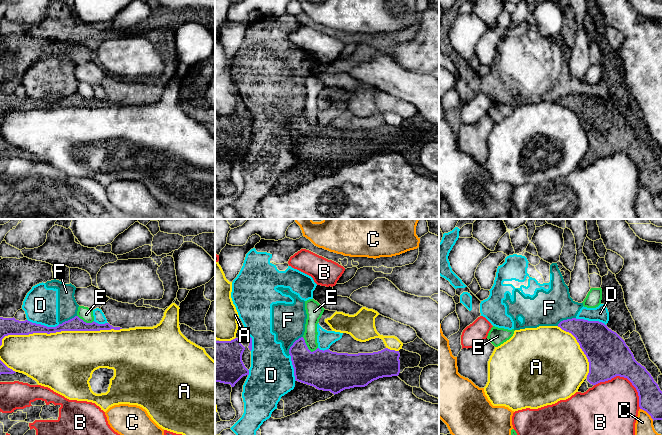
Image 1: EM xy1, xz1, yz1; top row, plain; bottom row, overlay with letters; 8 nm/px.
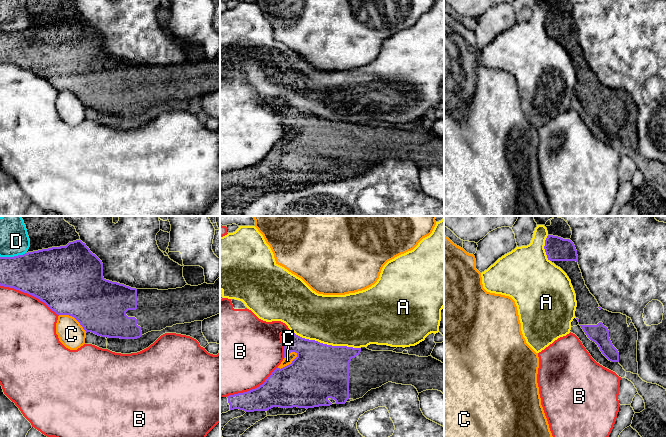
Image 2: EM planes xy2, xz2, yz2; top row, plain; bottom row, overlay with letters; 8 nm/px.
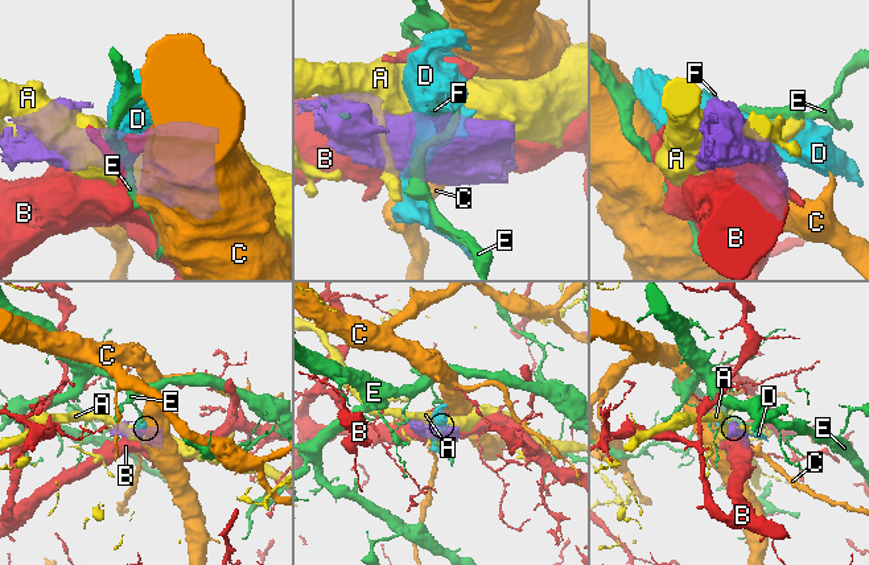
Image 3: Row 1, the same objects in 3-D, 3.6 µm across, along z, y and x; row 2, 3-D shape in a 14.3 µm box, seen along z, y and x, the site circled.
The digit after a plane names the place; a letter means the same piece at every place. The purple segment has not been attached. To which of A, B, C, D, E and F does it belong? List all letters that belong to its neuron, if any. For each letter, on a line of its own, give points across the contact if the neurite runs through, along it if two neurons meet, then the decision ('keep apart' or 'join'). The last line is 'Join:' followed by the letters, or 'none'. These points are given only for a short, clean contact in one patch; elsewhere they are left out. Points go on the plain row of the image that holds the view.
A: keep apart
B: keep apart
C: keep apart
D: keep apart
E: along xz1 (302, 113), (306, 122), (311, 127), (317, 124) | keep apart
F: along xz1 (302, 112), (290, 123), (289, 130) | keep apart
Join: none

